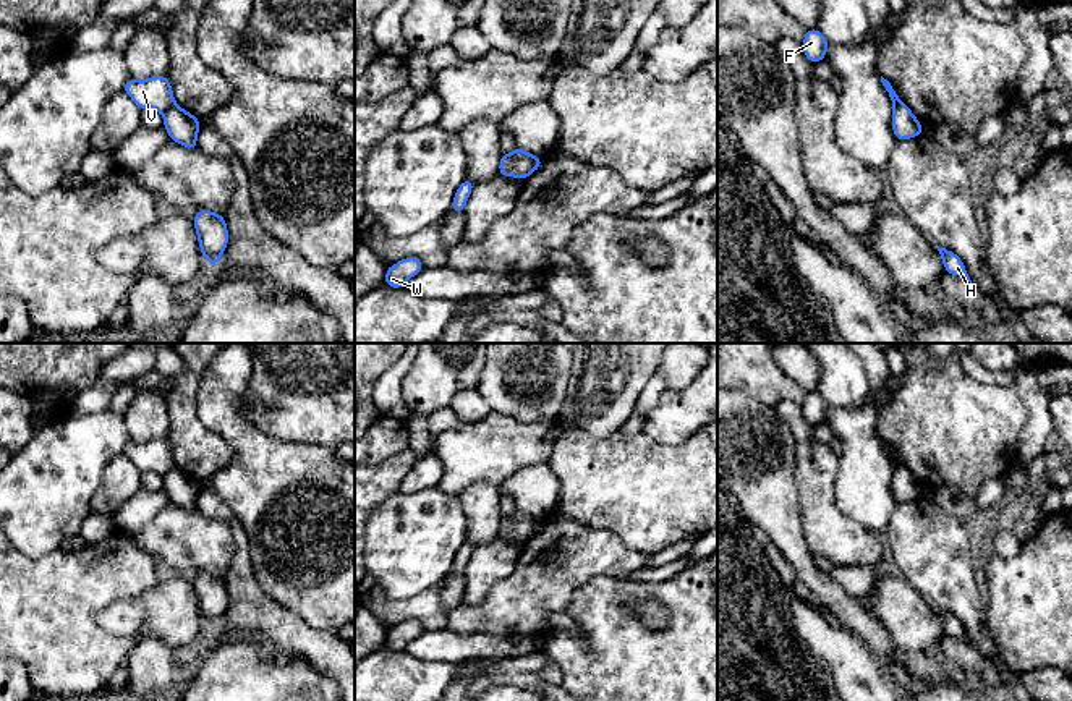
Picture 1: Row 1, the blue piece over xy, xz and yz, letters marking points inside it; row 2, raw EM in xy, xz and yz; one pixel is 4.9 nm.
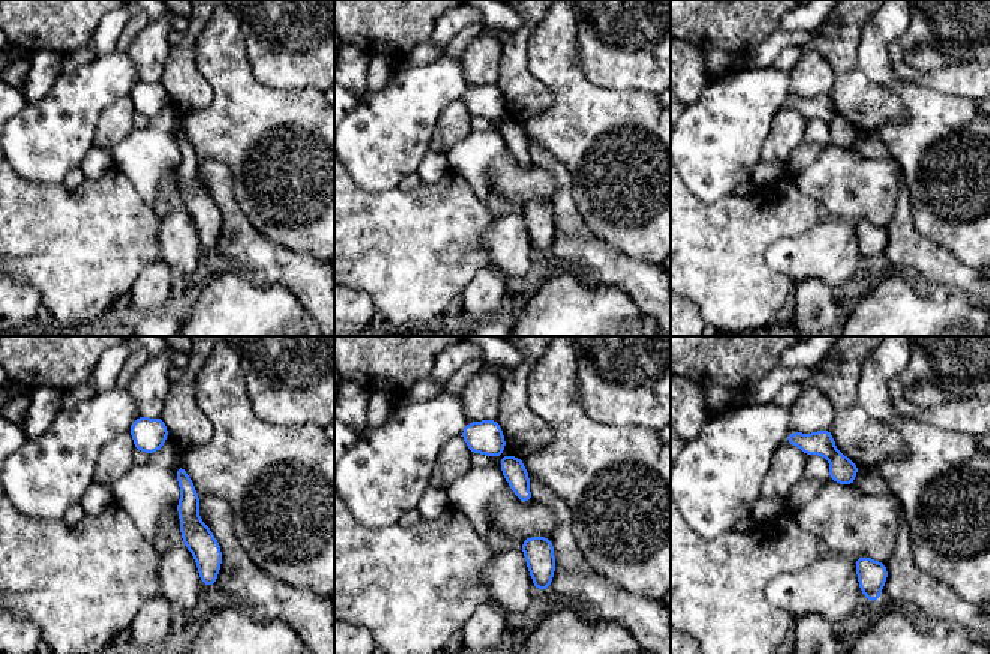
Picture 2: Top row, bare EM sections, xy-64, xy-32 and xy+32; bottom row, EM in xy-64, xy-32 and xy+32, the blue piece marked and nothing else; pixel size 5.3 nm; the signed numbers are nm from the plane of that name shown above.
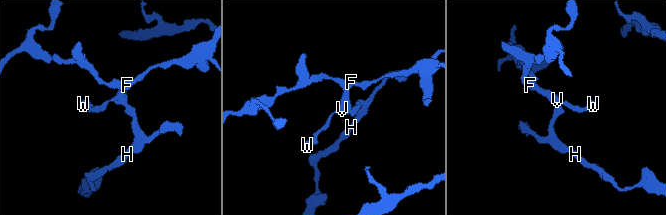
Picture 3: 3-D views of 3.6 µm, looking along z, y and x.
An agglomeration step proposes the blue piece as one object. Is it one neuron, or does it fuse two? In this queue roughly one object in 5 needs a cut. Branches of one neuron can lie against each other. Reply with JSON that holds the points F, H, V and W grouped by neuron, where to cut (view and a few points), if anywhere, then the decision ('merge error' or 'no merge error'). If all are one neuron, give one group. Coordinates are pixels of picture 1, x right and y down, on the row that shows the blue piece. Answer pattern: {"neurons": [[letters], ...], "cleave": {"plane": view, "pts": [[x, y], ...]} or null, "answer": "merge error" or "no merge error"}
{"neurons": [["F", "V", "W"], ["H"]], "cleave": {"plane": "xy", "pts": [[175, 104], [164, 114]]}, "answer": "merge error"}

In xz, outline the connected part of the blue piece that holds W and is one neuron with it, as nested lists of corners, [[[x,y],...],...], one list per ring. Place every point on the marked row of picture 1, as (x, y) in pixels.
[[[405,257],[397,264],[387,267],[385,283],[392,288],[403,288],[405,283],[416,274],[424,269],[423,262],[418,257]]]

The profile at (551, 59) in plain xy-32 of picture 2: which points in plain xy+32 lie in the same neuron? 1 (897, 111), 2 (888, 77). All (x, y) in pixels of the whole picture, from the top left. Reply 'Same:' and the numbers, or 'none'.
Same: 2

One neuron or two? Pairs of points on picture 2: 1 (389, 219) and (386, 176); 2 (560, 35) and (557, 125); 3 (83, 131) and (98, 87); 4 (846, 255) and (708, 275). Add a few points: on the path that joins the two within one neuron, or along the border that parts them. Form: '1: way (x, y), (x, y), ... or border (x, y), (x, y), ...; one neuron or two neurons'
1: border (353, 180), (371, 192), (396, 188); two neurons
2: way (560, 57), (561, 102); one neuron
3: way (86, 120), (87, 98); one neuron
4: border (785, 236), (765, 251), (765, 261), (797, 282); two neurons

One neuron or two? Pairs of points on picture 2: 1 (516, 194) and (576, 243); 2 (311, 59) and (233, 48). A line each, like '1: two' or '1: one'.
1: two
2: two

